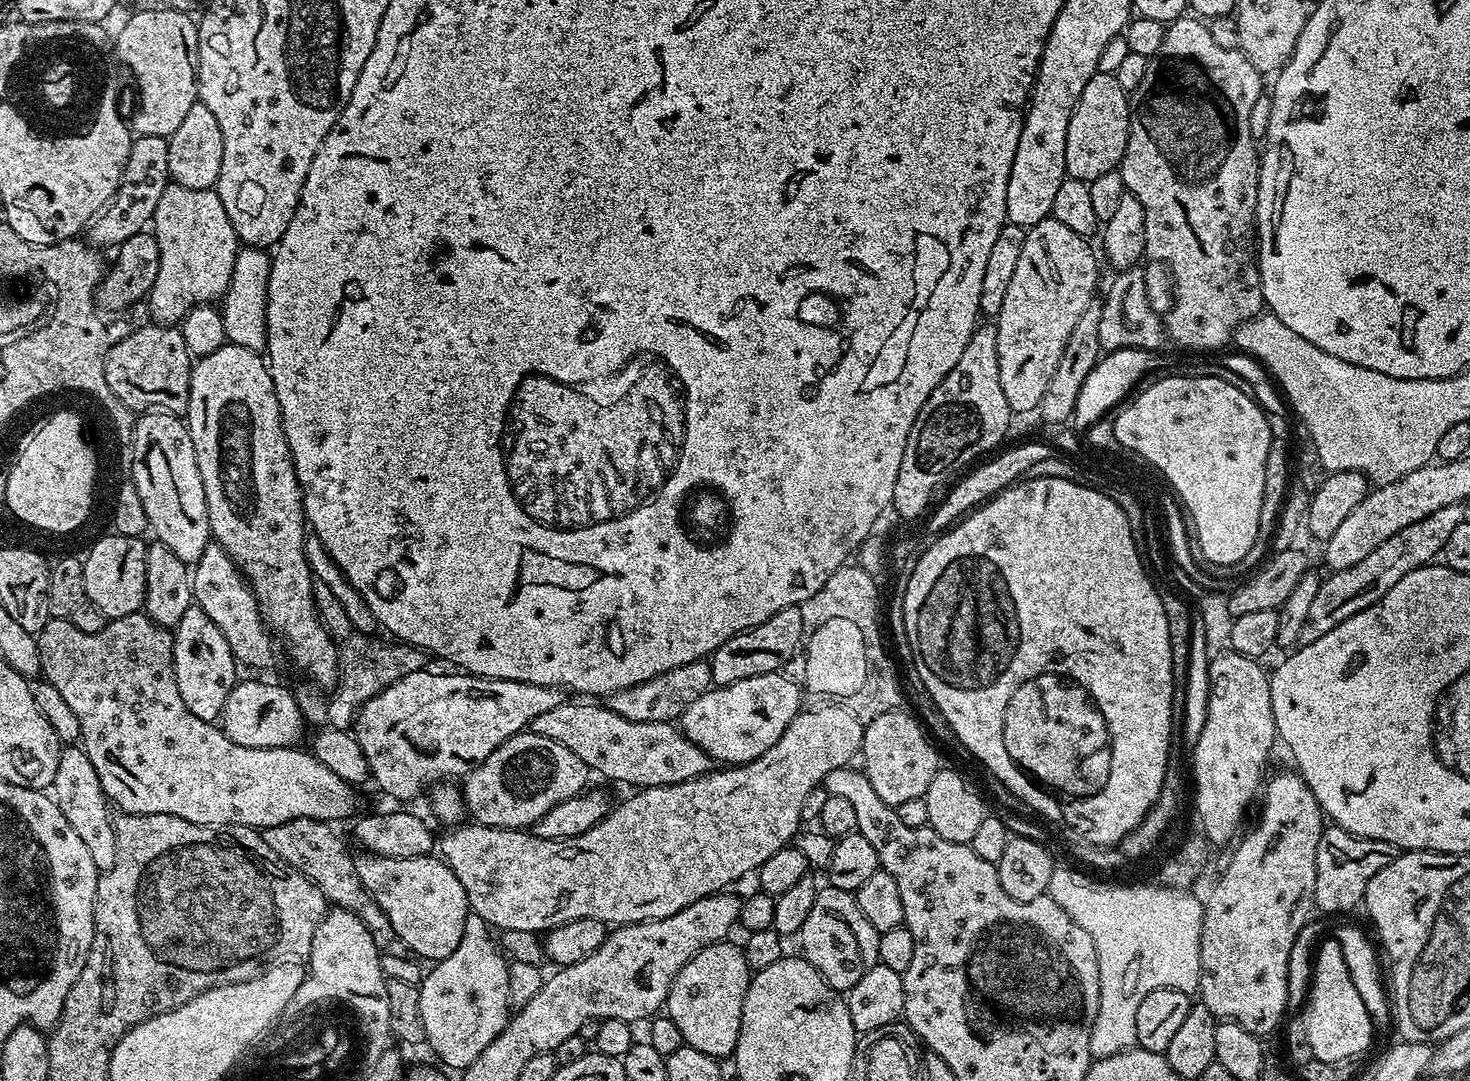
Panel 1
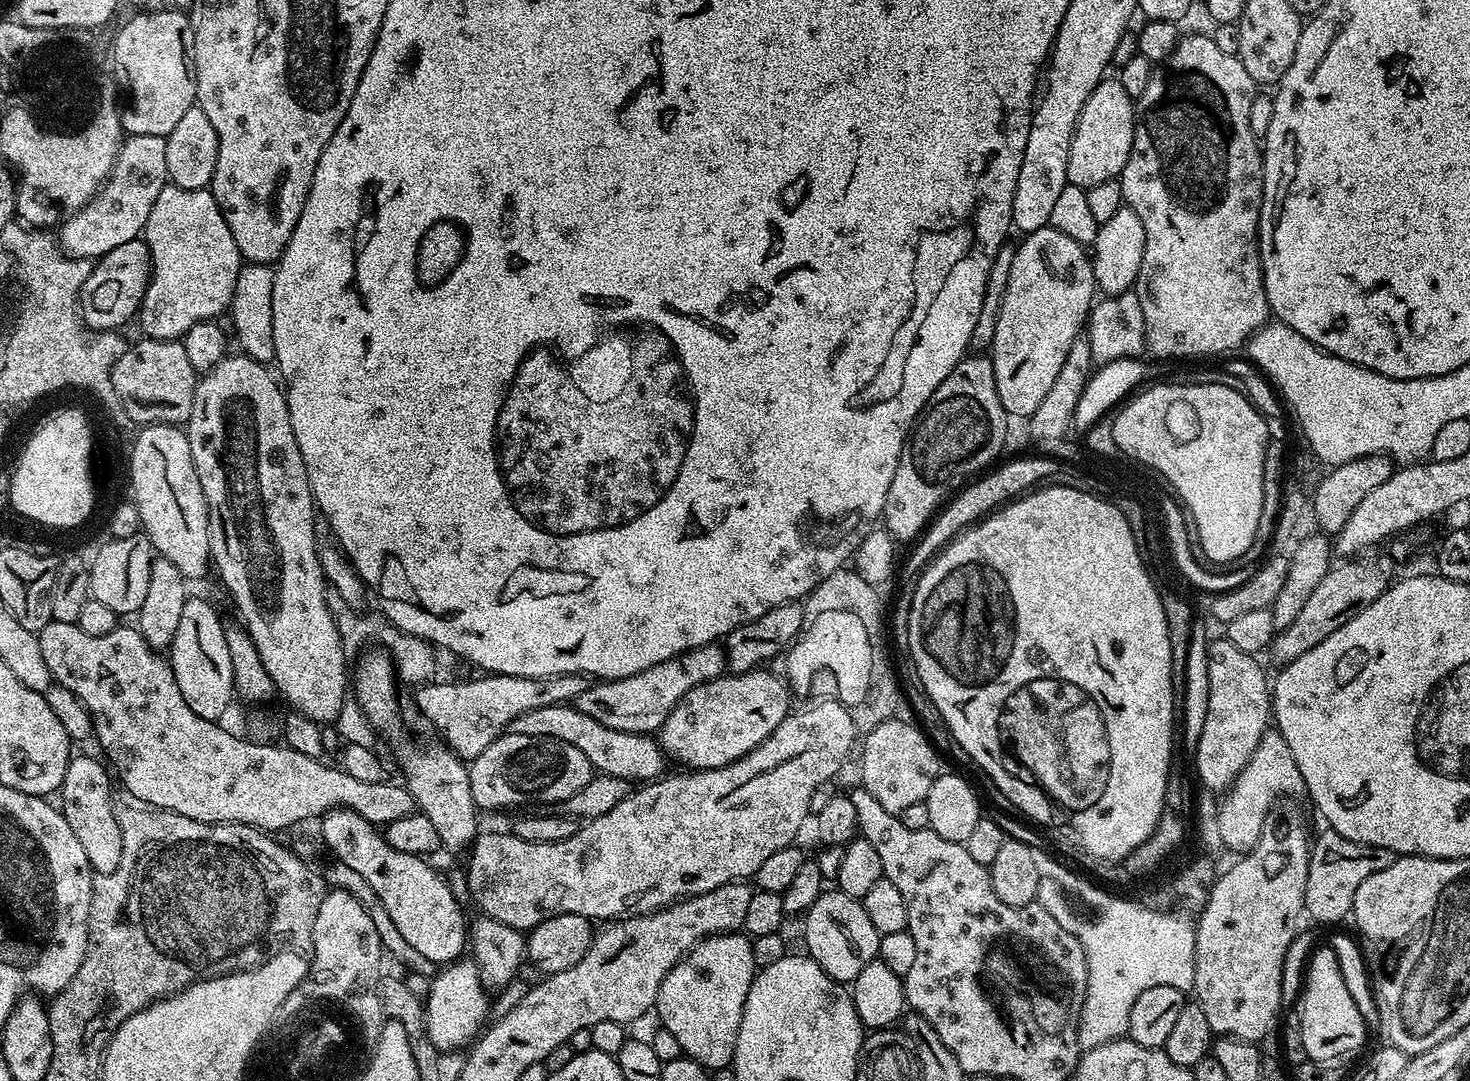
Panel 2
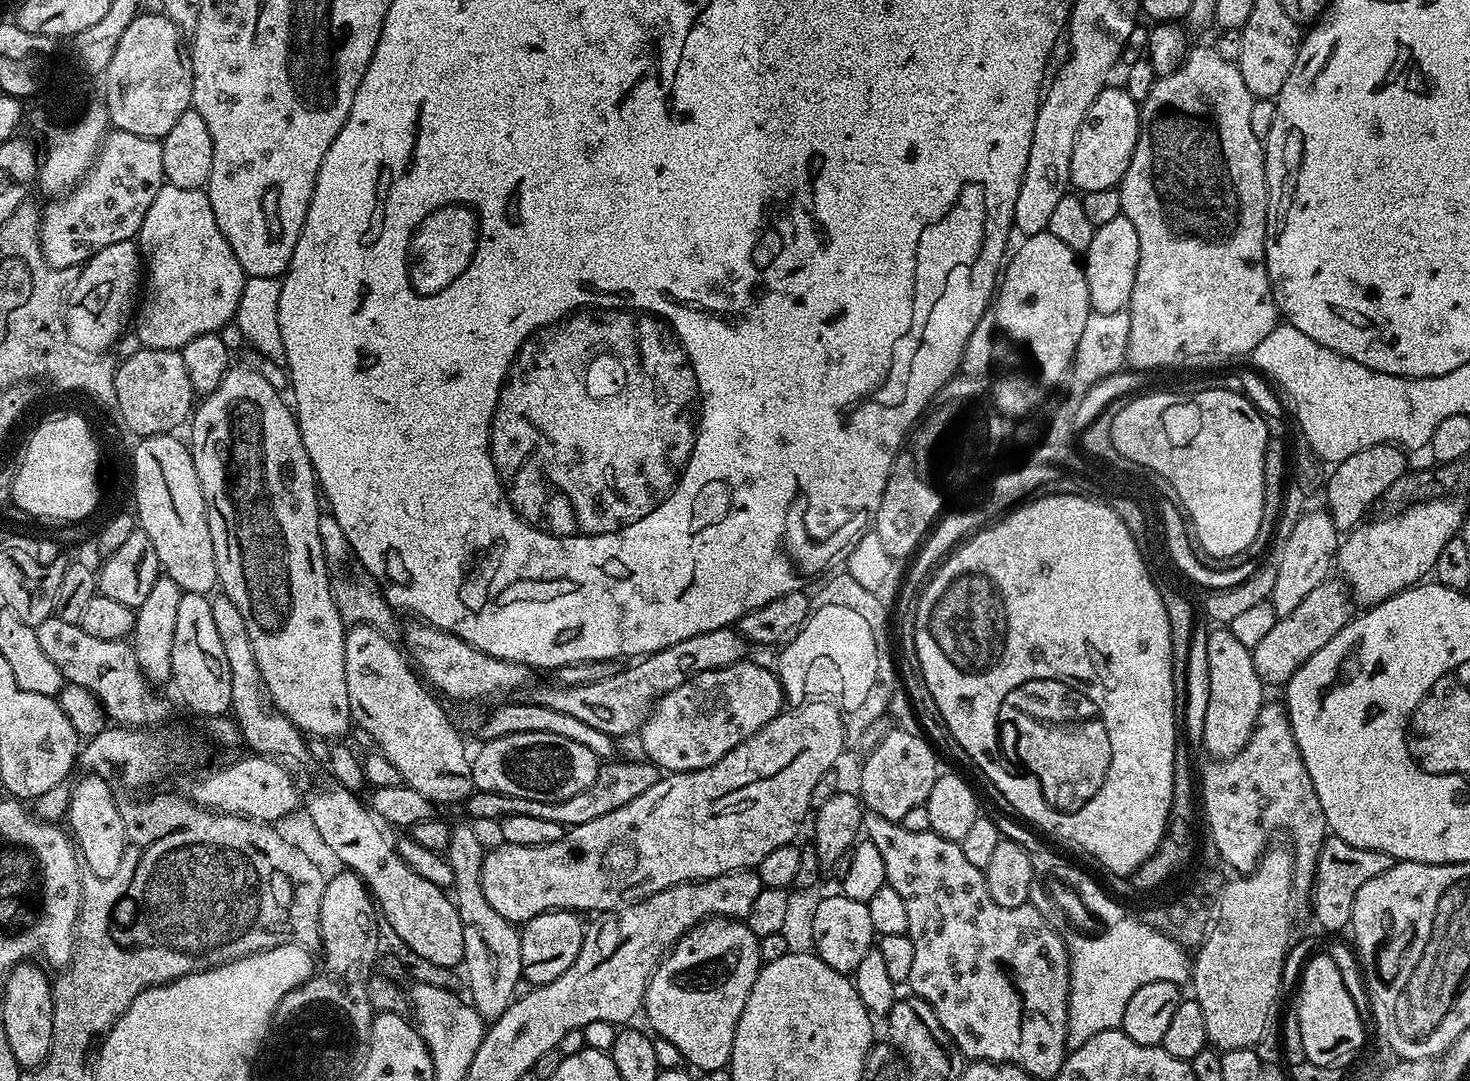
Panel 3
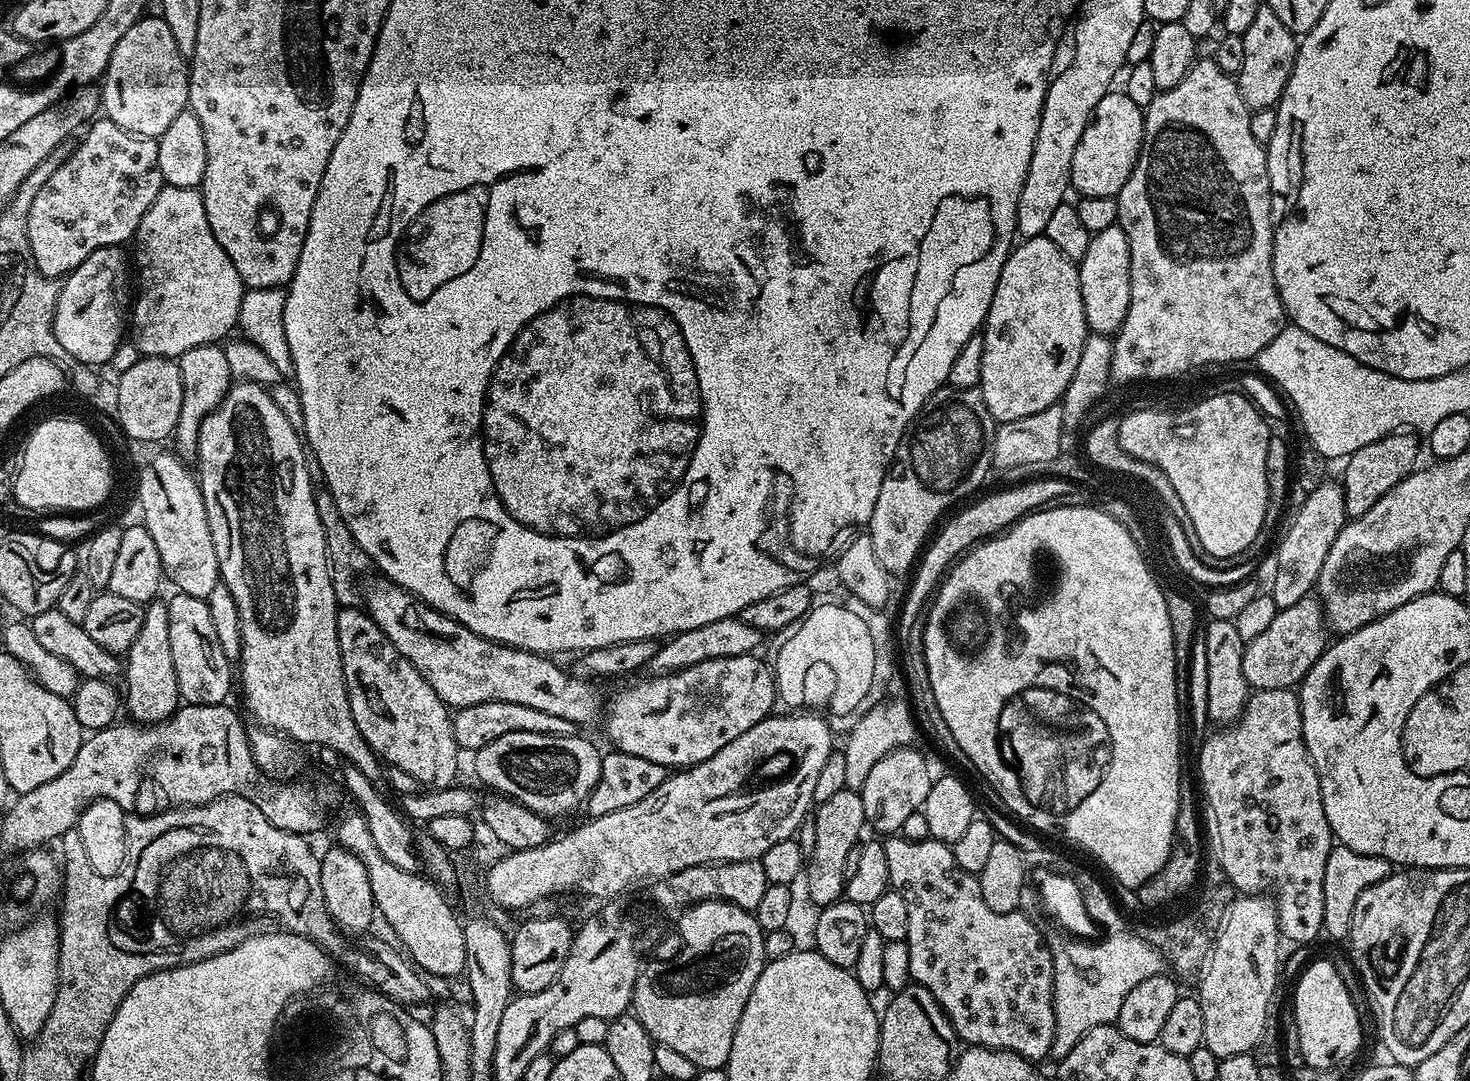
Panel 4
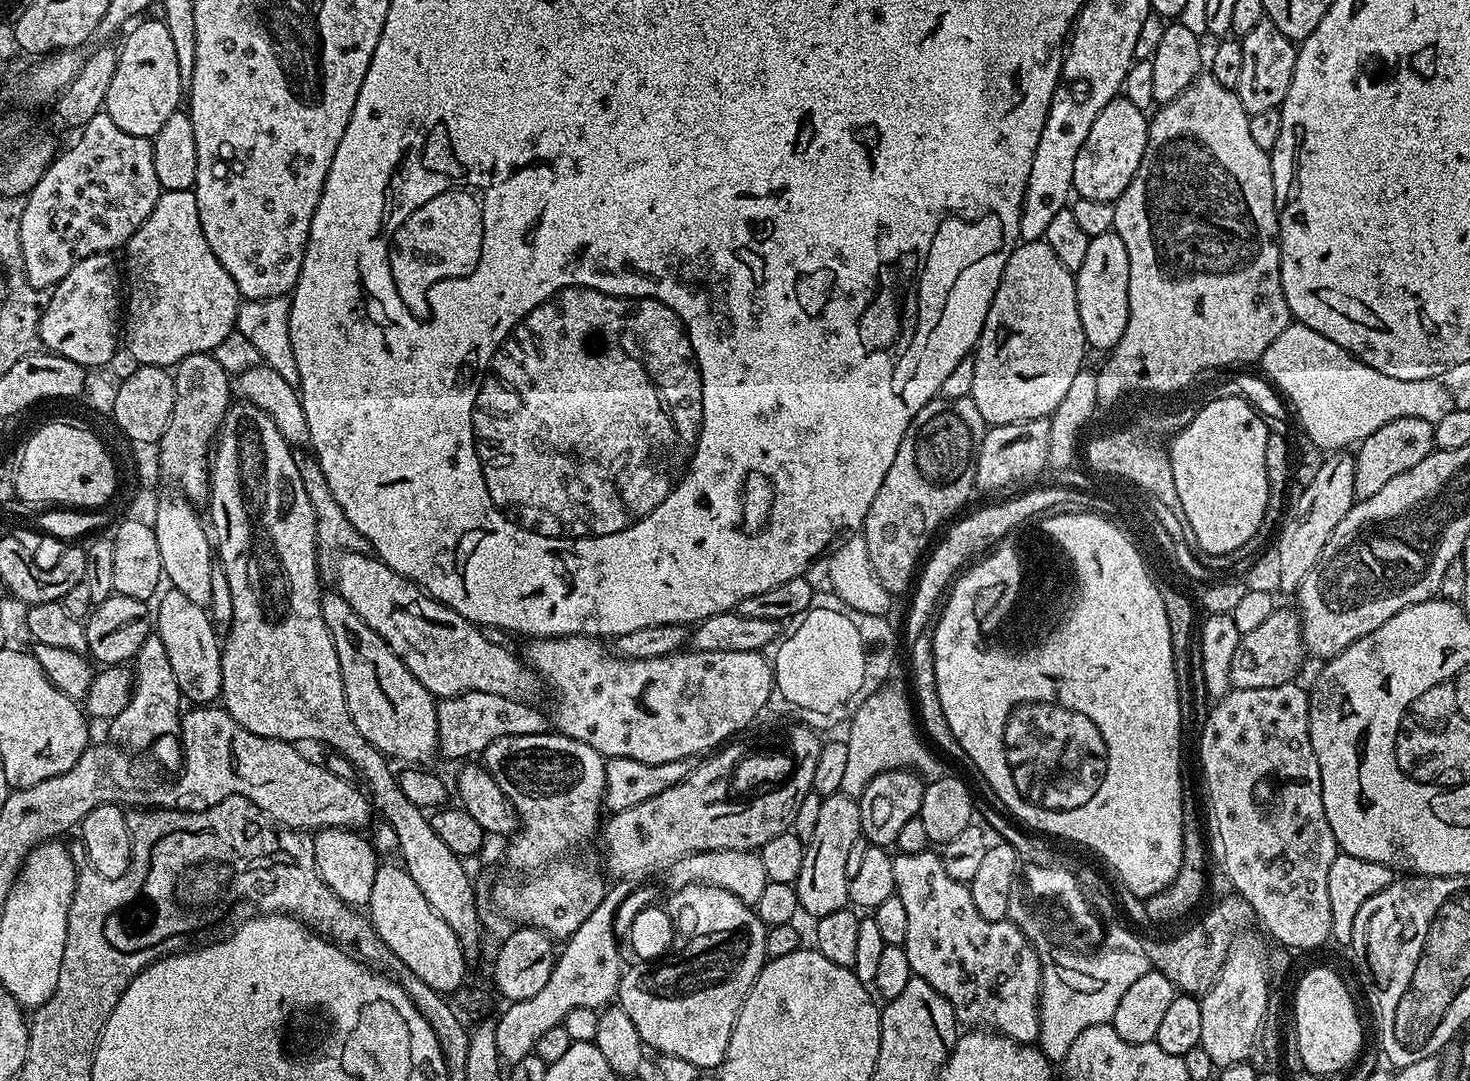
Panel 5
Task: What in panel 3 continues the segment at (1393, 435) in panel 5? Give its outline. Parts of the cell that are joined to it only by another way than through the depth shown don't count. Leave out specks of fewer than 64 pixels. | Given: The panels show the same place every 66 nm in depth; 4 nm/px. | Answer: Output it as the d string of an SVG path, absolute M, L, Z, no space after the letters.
M1375 444L1366 446L1366 450L1358 450L1358 454L1350 454L1350 458L1339 461L1331 469L1326 489L1326 511L1332 517L1337 533L1347 534L1352 529L1359 528L1369 515L1367 512L1375 506L1376 499L1387 494L1391 487L1406 475L1407 468L1404 467L1407 466L1408 460L1404 456L1407 456L1405 449L1397 445Z

